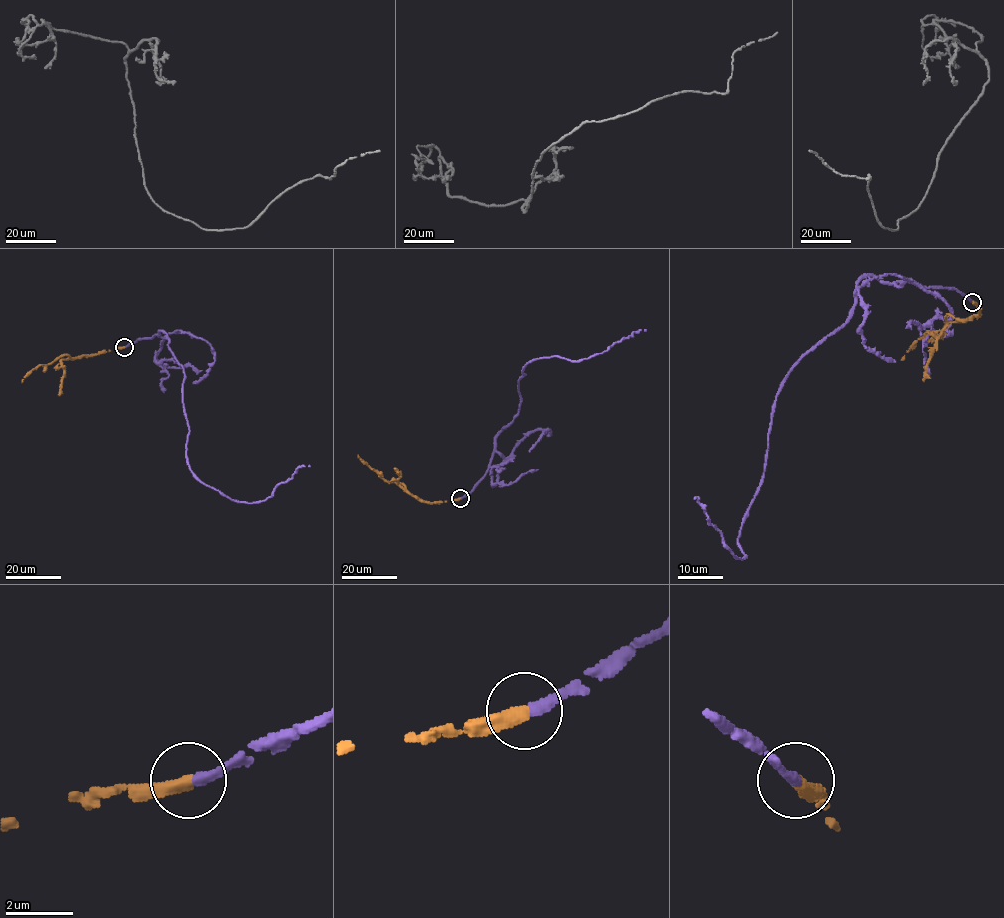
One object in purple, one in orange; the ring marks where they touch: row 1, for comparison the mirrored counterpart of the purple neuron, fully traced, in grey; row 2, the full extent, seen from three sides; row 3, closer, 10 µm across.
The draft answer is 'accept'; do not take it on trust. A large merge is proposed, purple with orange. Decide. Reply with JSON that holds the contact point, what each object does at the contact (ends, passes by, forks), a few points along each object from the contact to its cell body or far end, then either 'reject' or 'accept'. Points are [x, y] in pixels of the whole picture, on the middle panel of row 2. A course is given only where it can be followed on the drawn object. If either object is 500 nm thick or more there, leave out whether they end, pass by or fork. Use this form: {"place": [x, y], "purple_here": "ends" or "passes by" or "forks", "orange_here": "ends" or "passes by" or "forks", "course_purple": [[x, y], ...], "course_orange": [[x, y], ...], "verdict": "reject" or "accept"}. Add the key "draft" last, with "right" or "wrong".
{"place": [460, 498], "purple_here": "ends", "orange_here": "ends", "course_purple": [[460, 498], [485, 475], [496, 436], [519, 411], [519, 380], [528, 363], [554, 356], [580, 361], [646, 331]], "course_orange": [[460, 498], [420, 501], [404, 485], [385, 480], [358, 455]], "verdict": "accept", "draft": "right"}

